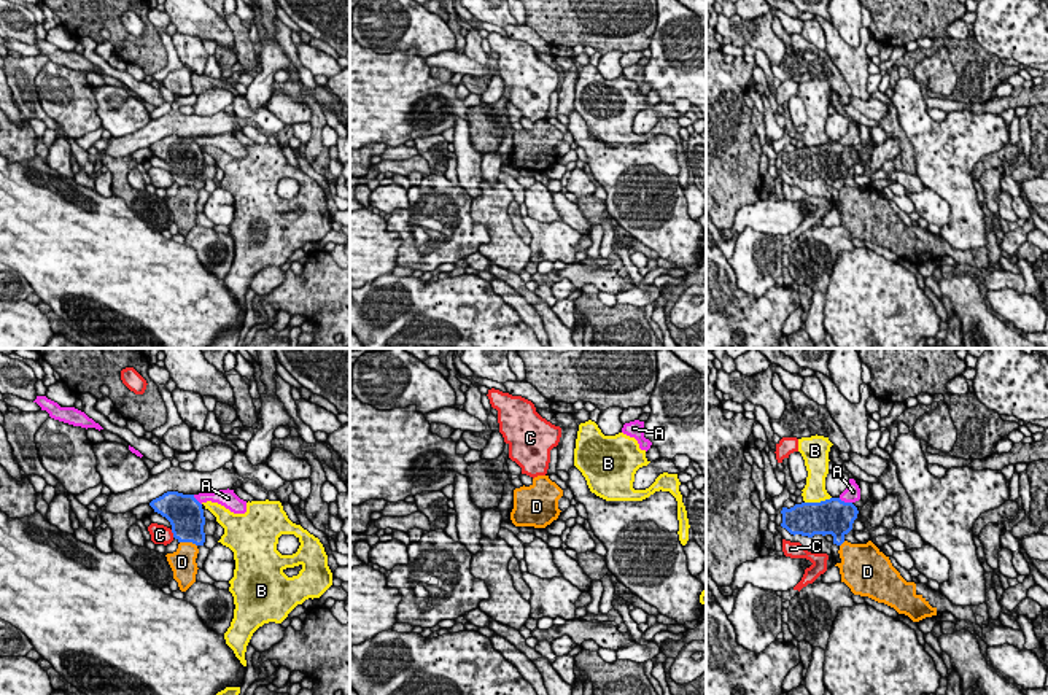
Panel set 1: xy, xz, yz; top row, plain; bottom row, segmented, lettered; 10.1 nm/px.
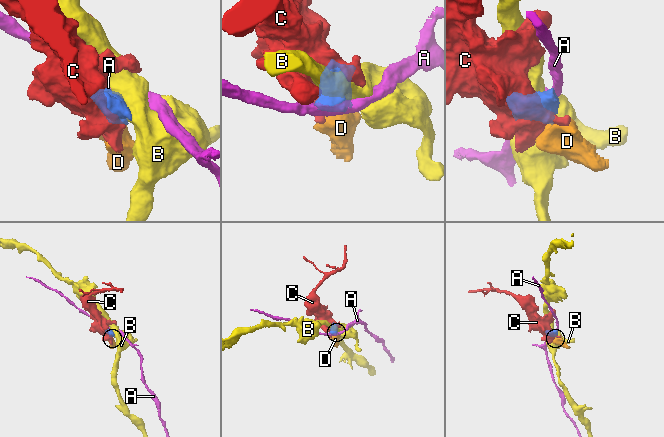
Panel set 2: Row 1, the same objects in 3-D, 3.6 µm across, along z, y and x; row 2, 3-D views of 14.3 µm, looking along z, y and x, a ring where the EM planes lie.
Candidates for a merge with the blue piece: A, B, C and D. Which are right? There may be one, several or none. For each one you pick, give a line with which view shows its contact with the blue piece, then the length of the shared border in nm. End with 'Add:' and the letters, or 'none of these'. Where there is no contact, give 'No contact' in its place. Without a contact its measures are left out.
Add: none of these

